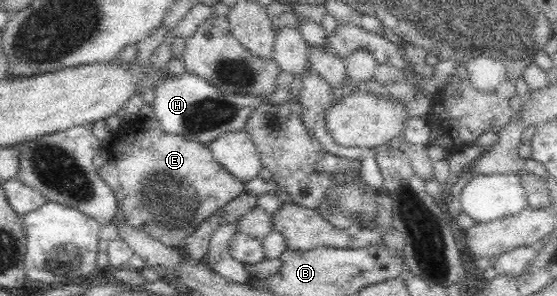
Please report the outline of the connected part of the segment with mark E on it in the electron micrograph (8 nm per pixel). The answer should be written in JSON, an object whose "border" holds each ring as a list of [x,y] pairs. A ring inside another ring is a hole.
{"border":[[[156,119],[123,122],[113,133],[110,145],[105,150],[107,160],[103,166],[96,168],[96,176],[113,191],[119,212],[133,227],[168,247],[181,248],[184,240],[206,218],[244,191],[244,183],[224,171],[206,144],[167,134]]]}

